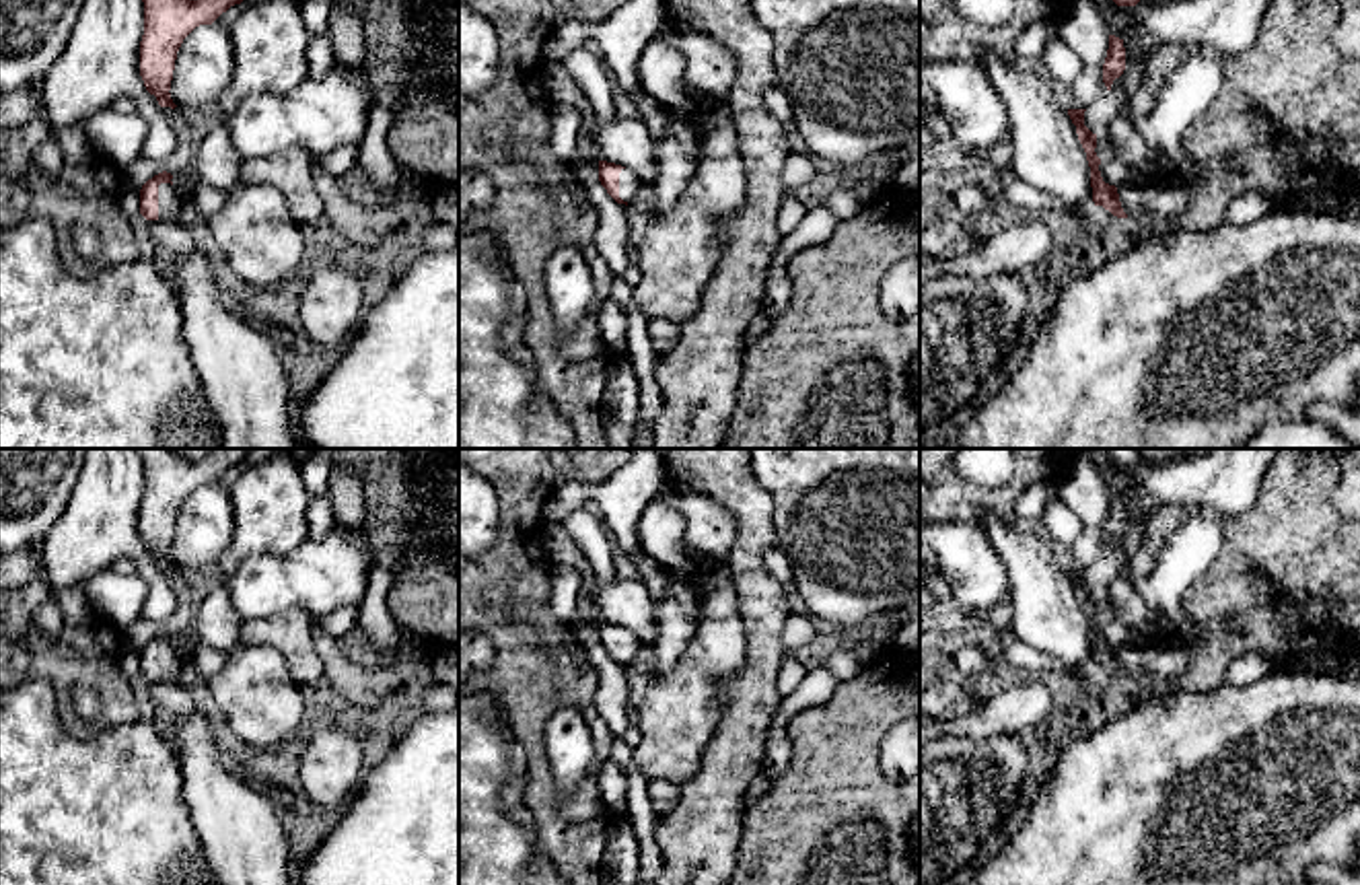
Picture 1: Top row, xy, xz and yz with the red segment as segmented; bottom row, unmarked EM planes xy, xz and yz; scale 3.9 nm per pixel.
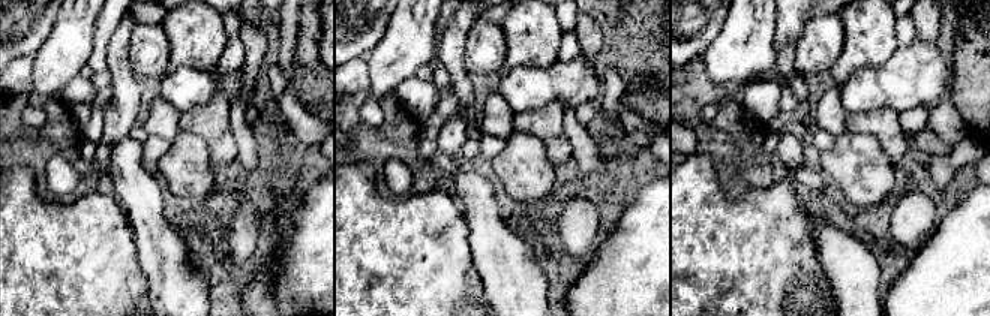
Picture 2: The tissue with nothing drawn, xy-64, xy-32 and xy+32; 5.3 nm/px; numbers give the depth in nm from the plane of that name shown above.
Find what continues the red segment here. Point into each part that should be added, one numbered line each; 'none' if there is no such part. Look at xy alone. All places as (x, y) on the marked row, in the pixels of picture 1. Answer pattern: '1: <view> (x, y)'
1: xy (169, 198)

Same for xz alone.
1: xz (630, 186)

